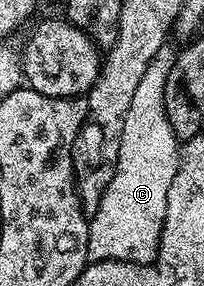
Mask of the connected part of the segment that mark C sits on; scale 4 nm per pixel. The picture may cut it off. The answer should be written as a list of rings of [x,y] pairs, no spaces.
[[[165,44],[153,55],[153,63],[149,63],[133,95],[133,103],[129,103],[115,173],[87,227],[87,256],[92,262],[131,261],[137,265],[137,259],[133,258],[139,255],[158,258],[161,252],[159,241],[163,238],[167,196],[181,160],[181,142],[165,111],[165,83],[176,55],[176,50],[171,48],[170,44]]]

